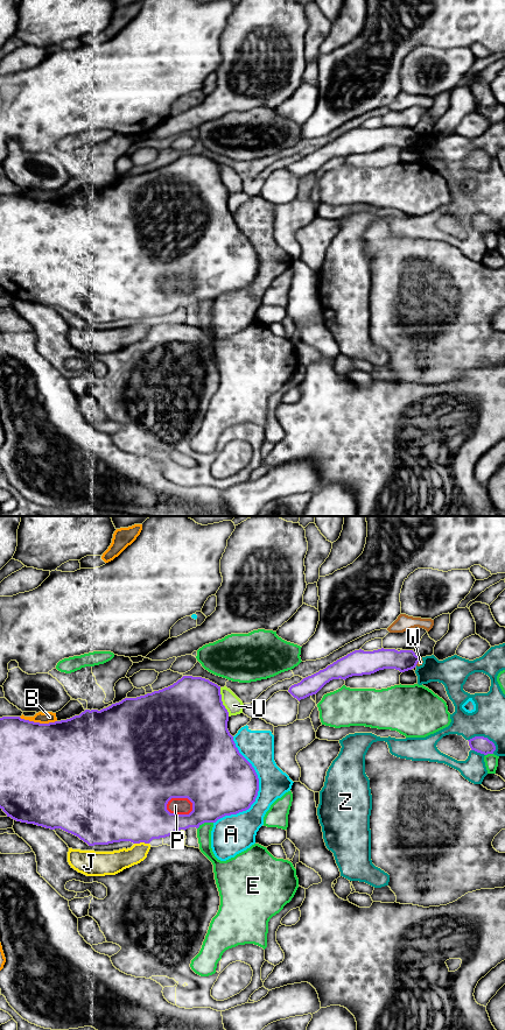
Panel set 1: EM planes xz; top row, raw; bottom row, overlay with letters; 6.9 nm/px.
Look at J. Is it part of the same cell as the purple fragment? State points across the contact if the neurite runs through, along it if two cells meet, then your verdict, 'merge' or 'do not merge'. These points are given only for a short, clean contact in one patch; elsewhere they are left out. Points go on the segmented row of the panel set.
do not merge

